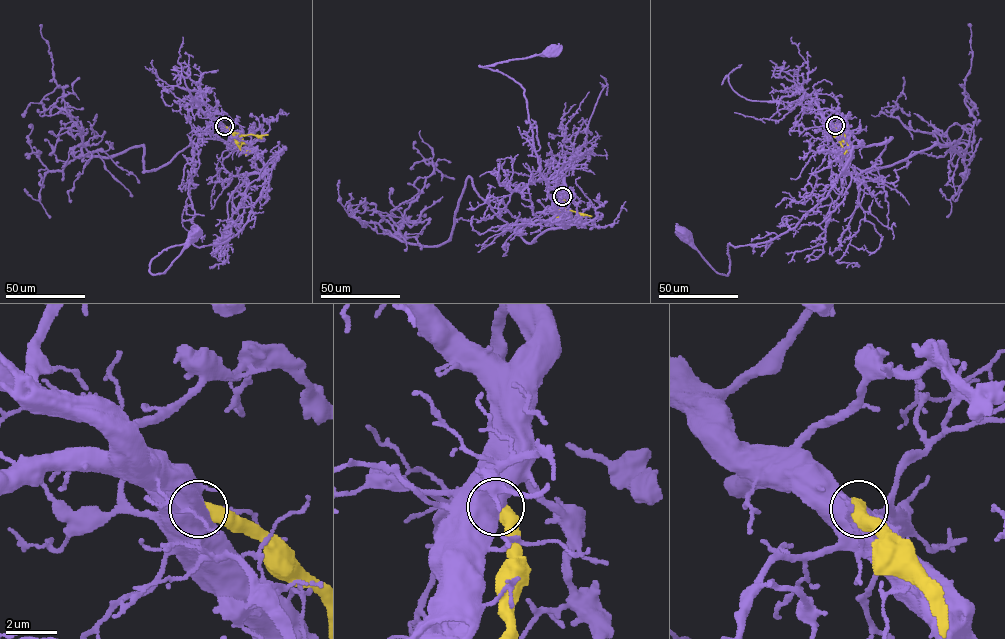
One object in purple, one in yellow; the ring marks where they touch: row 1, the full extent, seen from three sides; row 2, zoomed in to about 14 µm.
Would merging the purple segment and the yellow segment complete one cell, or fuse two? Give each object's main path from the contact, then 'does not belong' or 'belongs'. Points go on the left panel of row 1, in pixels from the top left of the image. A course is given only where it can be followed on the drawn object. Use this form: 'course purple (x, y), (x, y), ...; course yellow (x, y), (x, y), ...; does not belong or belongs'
course purple (224, 126), (263, 165), (259, 198), (229, 239), (171, 246), (152, 259), (150, 272), (164, 273), (197, 231); course yellow (224, 126), (239, 134), (268, 135); does not belong

